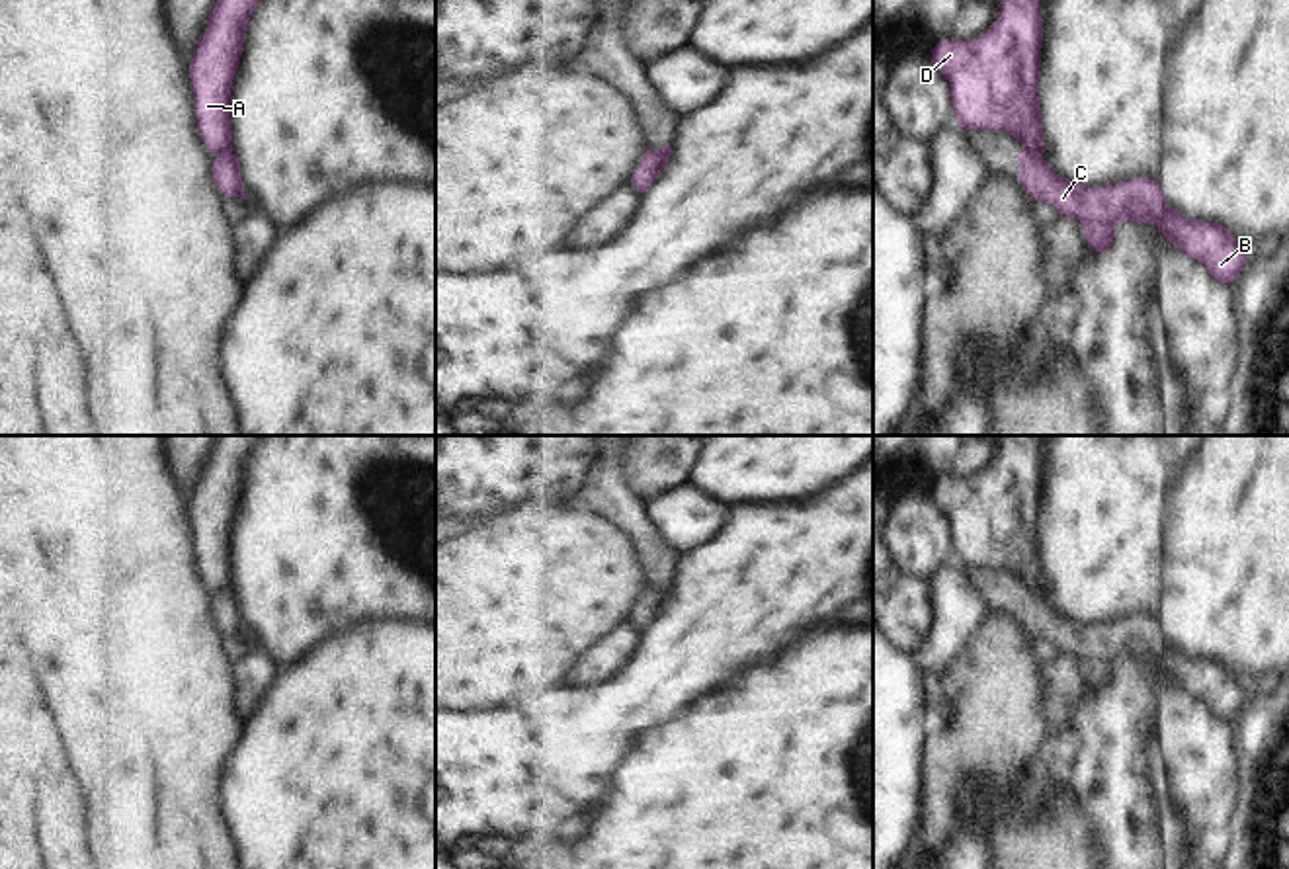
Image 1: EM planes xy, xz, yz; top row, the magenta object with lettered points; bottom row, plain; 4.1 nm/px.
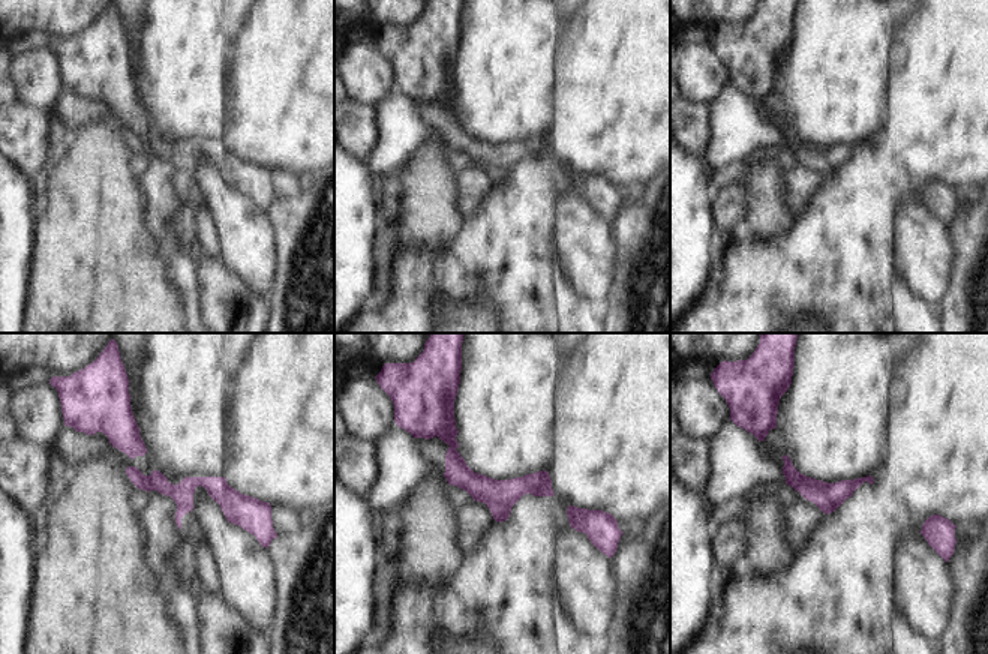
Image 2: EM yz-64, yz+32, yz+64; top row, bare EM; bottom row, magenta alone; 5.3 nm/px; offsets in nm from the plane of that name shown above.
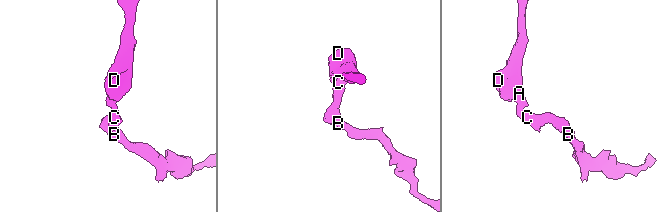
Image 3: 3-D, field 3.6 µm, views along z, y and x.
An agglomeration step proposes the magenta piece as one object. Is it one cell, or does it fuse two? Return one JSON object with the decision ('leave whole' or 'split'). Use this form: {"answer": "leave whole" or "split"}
{"answer": "split"}

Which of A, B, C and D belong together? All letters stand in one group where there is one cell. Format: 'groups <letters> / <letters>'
groups A D / B C

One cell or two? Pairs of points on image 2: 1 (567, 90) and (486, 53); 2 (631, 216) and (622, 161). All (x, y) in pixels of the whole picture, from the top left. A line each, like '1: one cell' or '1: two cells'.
1: two cells
2: two cells

